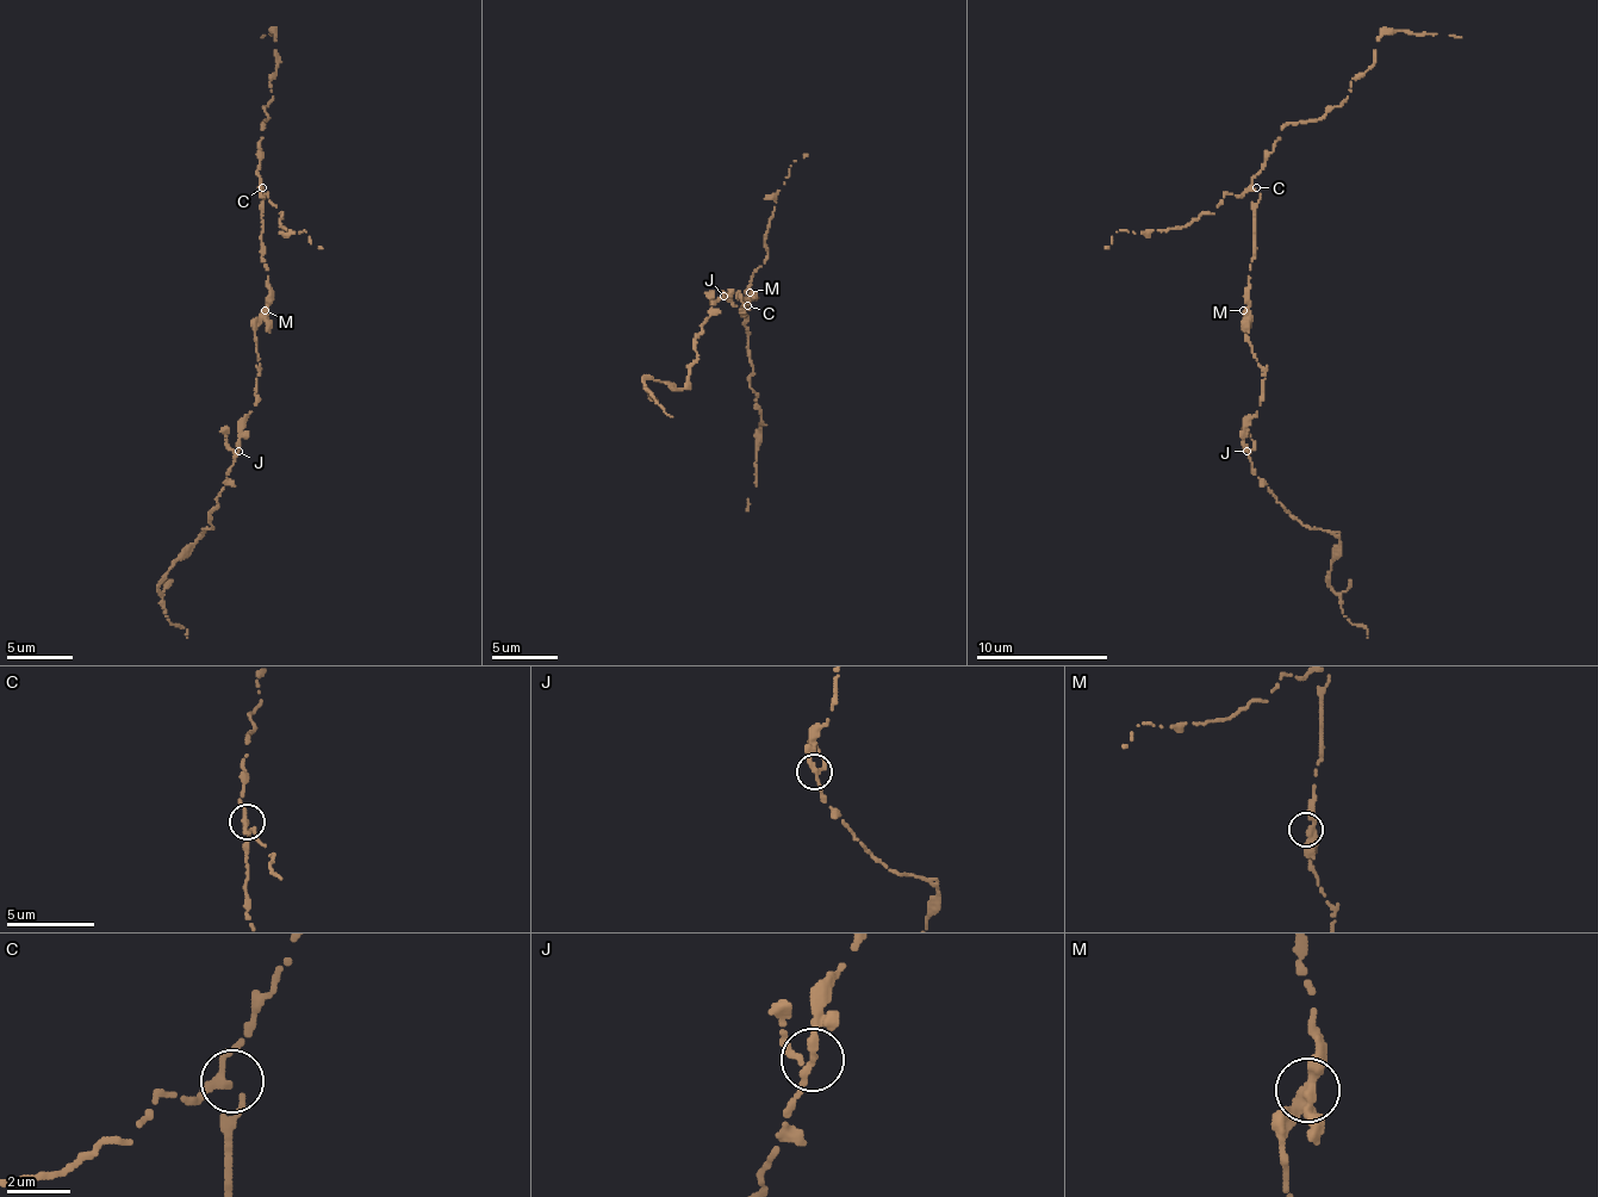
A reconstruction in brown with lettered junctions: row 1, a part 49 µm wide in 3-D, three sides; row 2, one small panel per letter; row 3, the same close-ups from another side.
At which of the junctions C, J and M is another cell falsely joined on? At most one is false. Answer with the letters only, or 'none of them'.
none of them

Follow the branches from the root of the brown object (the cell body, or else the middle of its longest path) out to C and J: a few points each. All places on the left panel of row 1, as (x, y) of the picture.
C: (262, 310), (268, 297), (268, 267), (262, 260), (262, 187)
J: (262, 310), (262, 323), (255, 329), (259, 357), (255, 405), (246, 419), (238, 452)

